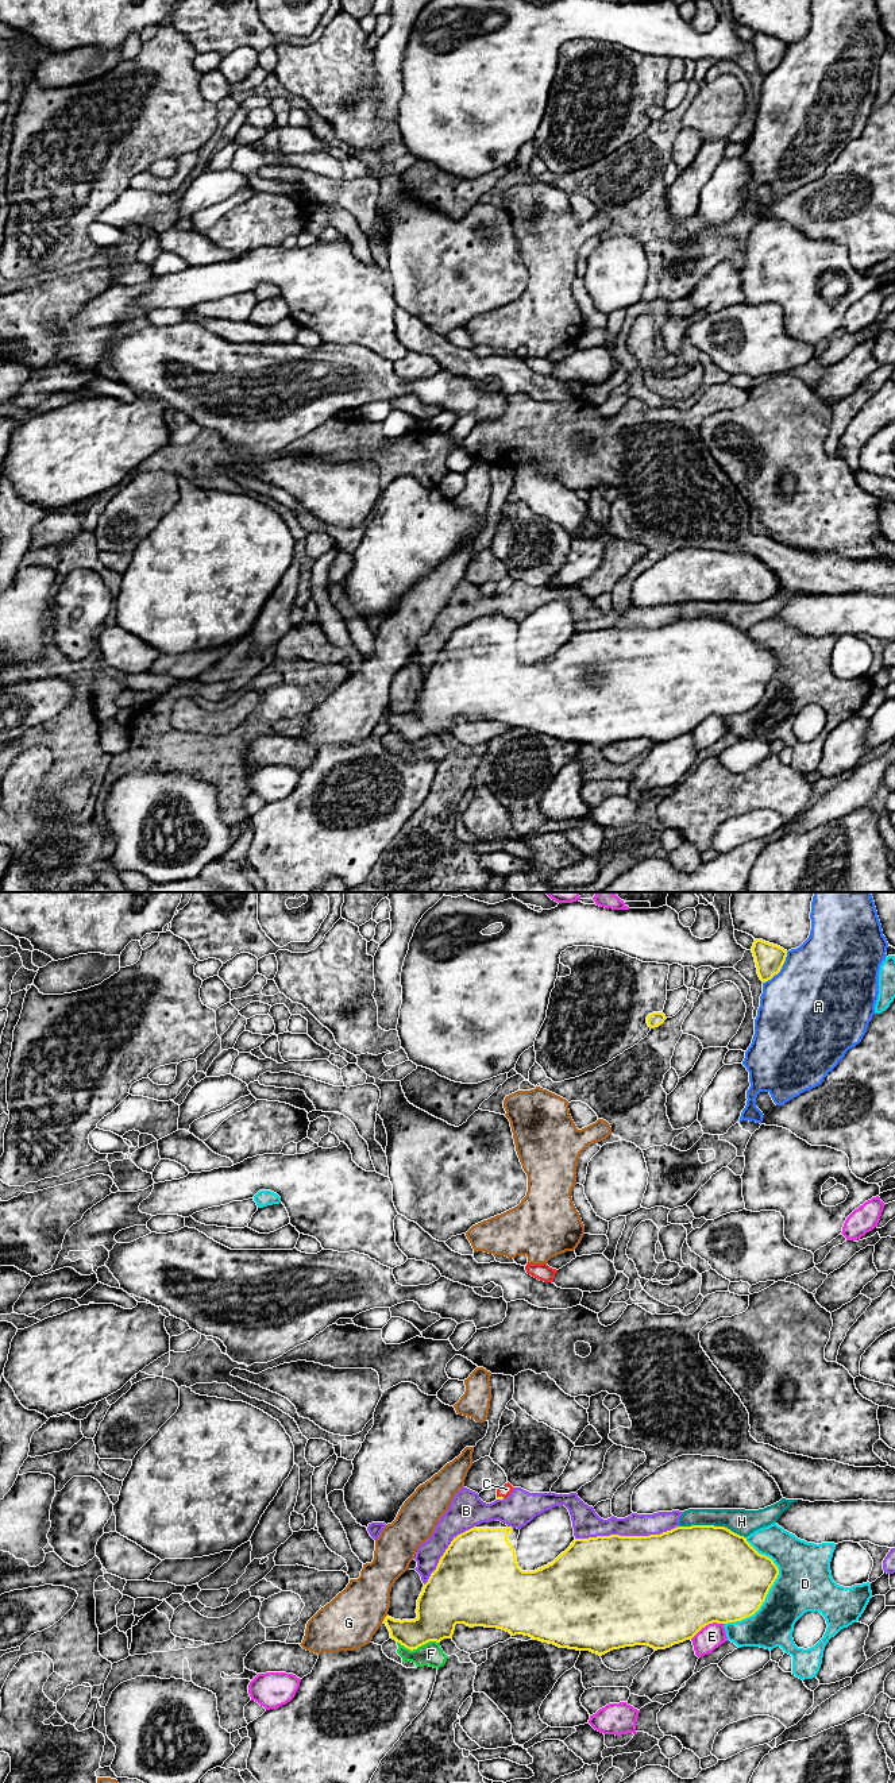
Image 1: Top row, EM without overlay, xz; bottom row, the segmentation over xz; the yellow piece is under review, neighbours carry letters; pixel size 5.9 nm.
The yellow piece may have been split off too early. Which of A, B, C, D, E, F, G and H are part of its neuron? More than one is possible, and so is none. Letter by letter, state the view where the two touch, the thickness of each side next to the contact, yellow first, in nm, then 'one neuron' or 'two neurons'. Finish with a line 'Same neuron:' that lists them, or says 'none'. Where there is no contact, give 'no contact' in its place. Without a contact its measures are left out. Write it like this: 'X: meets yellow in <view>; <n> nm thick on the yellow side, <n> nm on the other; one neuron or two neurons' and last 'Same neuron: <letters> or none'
A: meets yellow in xz; 170 nm thick on the yellow side, 500 nm on the other; two neurons
B: meets yellow in xz; 500 nm thick on the yellow side, 160 nm on the other; two neurons
C: meets yellow in xz; 20 nm thick on the yellow side, 70 nm on the other; one neuron
D: meets yellow in xz; 480 nm thick on the yellow side, 320 nm on the other; two neurons
E: meets yellow in xz; 500 nm thick on the yellow side, 150 nm on the other; two neurons
F: meets yellow in xz; 280 nm thick on the yellow side, 140 nm on the other; two neurons
G: meets yellow in xz; 180 nm thick on the yellow side, 320 nm on the other; two neurons
H: meets yellow in xz; 500 nm thick on the yellow side, 150 nm on the other; two neurons
Same neuron: C

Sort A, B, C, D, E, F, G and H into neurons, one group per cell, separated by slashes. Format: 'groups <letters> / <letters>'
groups A / B / C / D / E / F H / G

